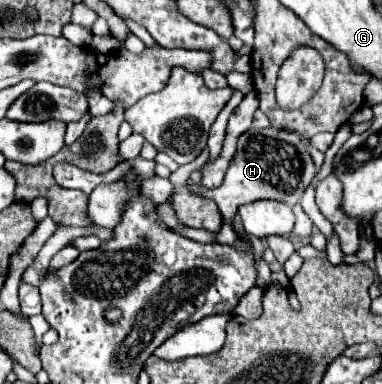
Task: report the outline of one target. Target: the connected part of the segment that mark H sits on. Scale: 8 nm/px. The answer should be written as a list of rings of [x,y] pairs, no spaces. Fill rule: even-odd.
[[[267,127],[267,129],[249,129],[239,137],[237,153],[227,169],[221,187],[209,190],[197,184],[188,187],[201,197],[215,199],[223,215],[223,221],[231,225],[231,219],[234,218],[239,205],[247,205],[259,199],[273,199],[287,203],[291,207],[297,205],[303,197],[303,191],[311,185],[315,173],[317,169],[313,165],[313,159],[297,133]]]

